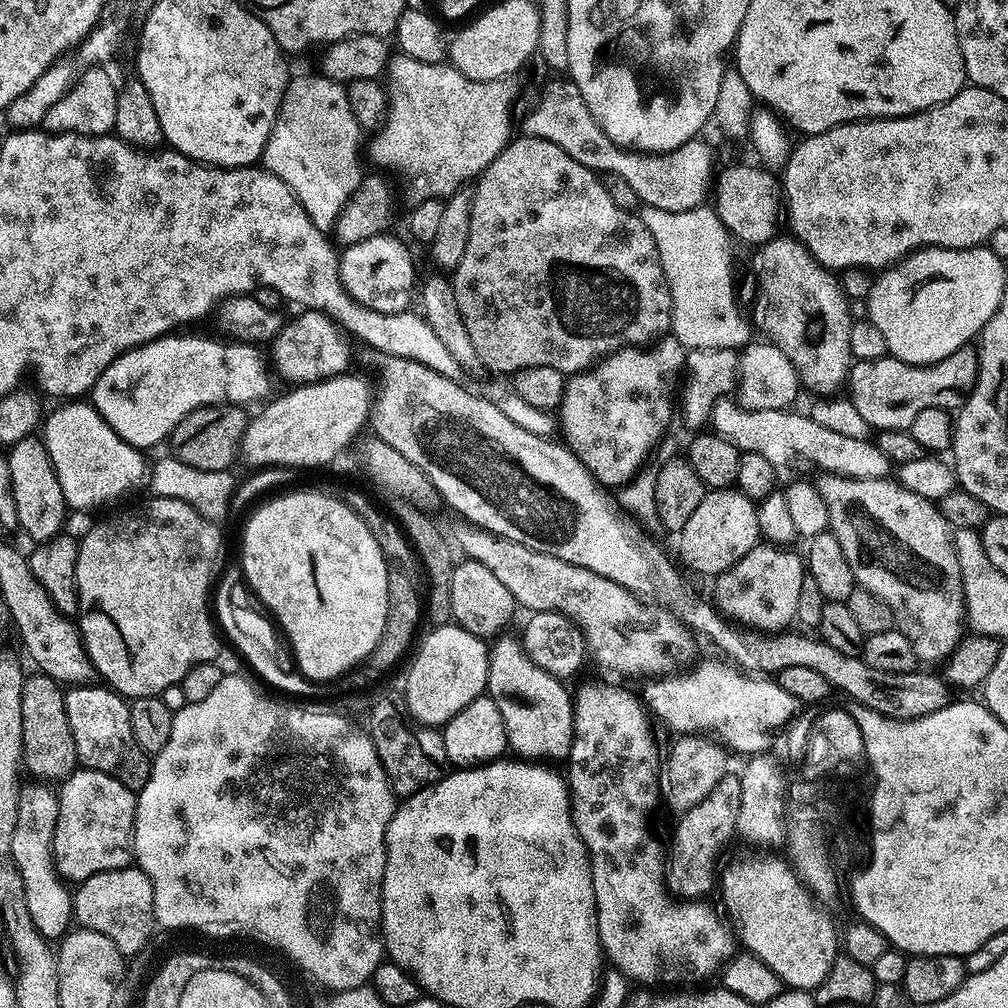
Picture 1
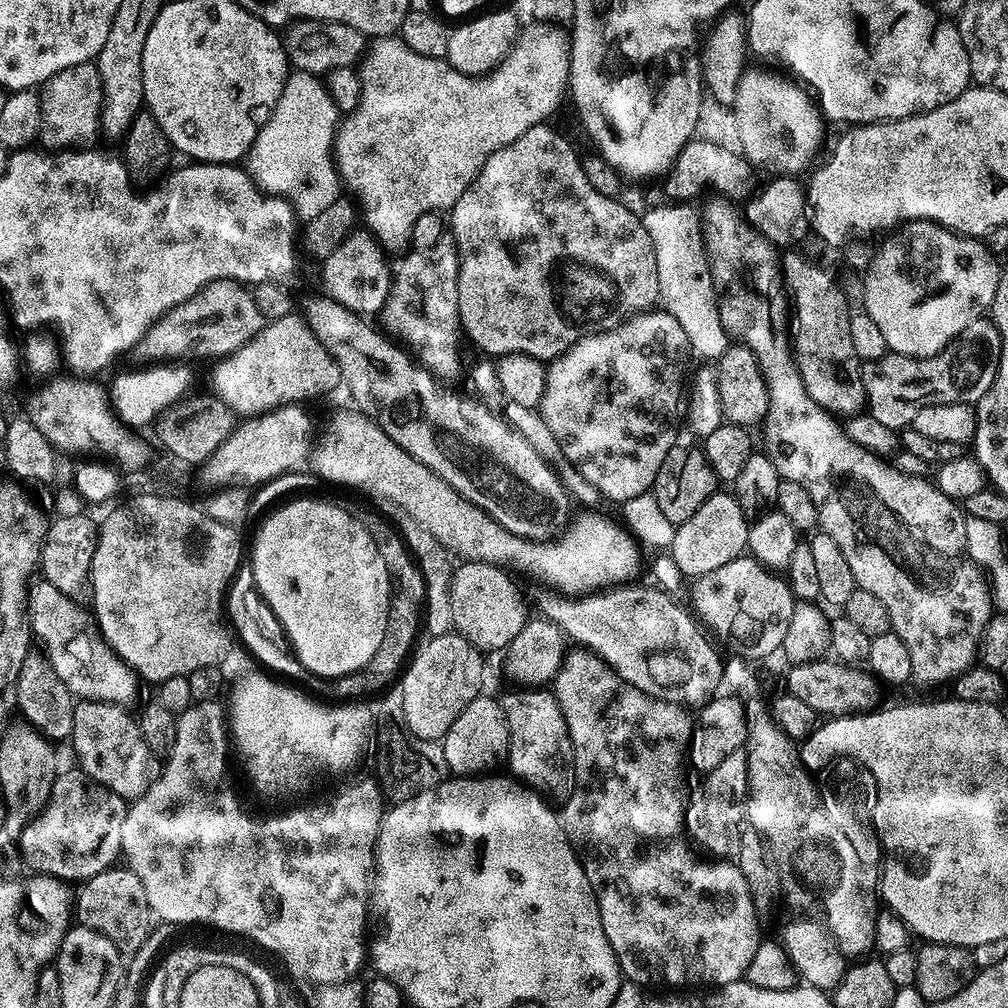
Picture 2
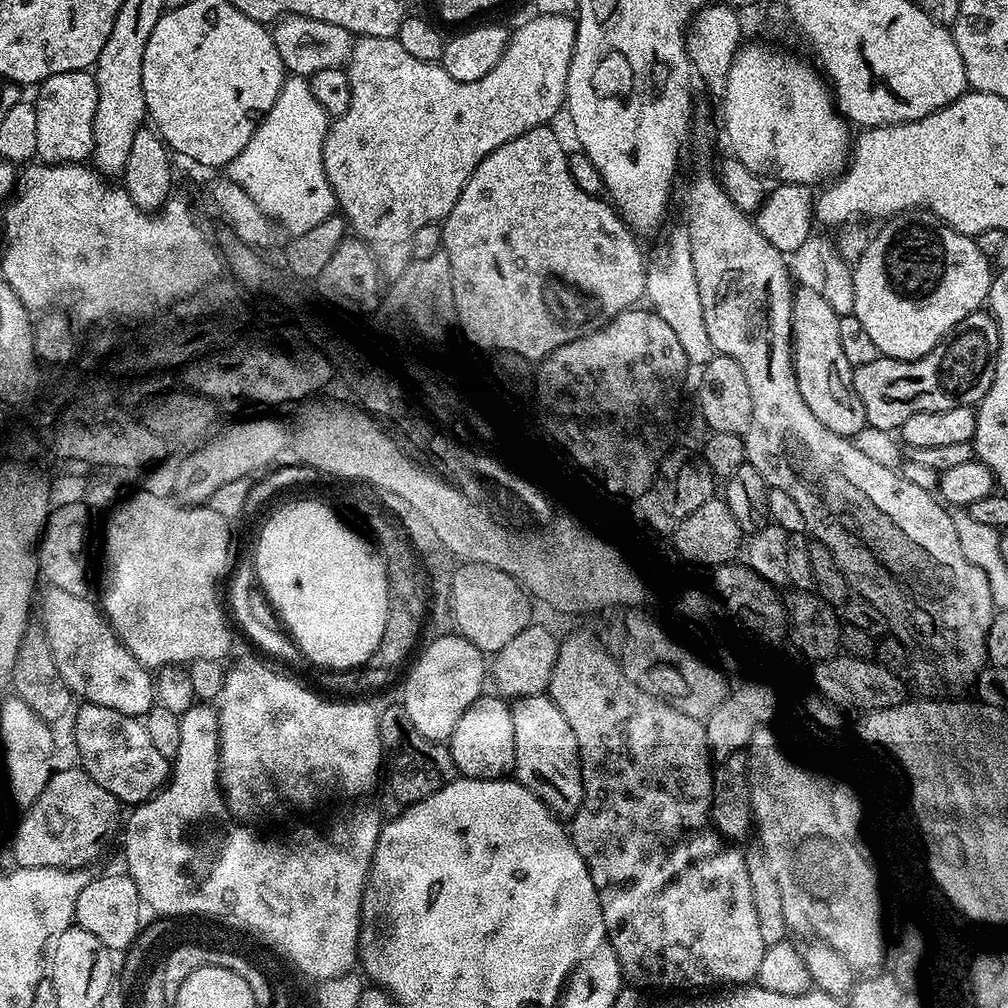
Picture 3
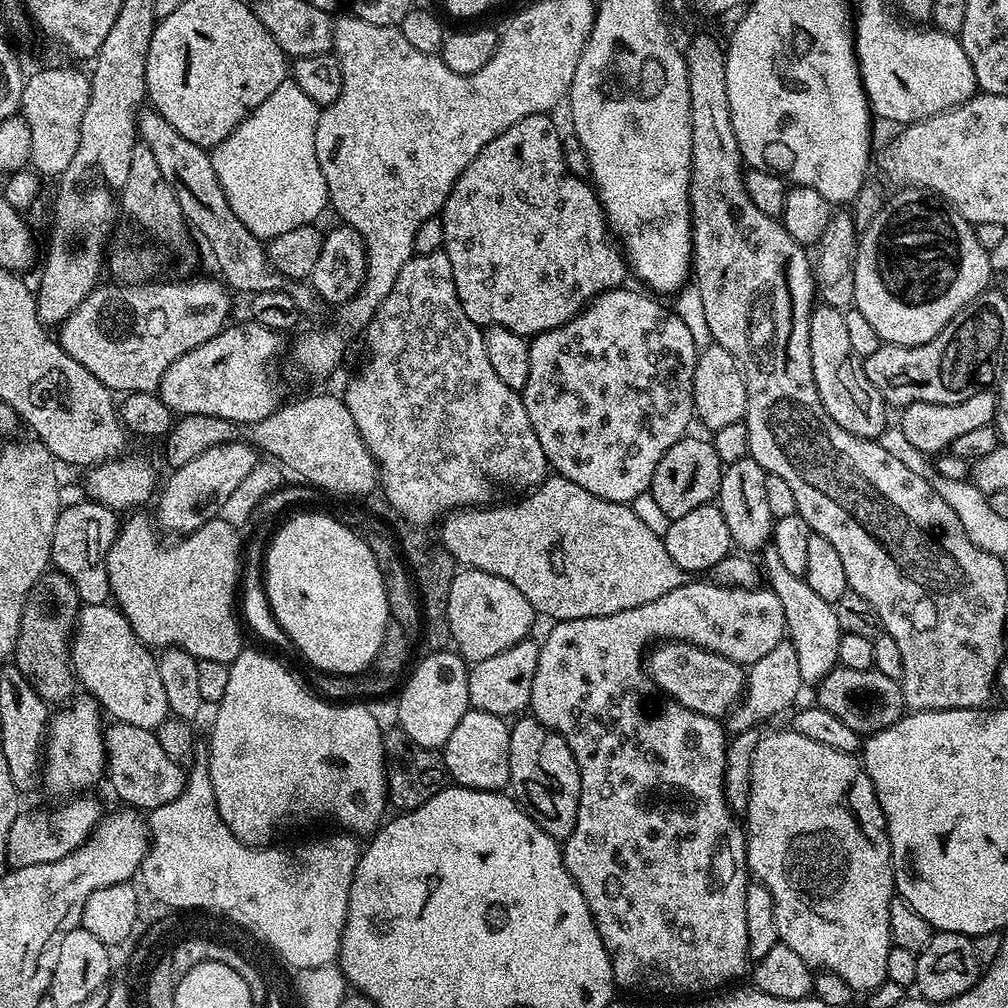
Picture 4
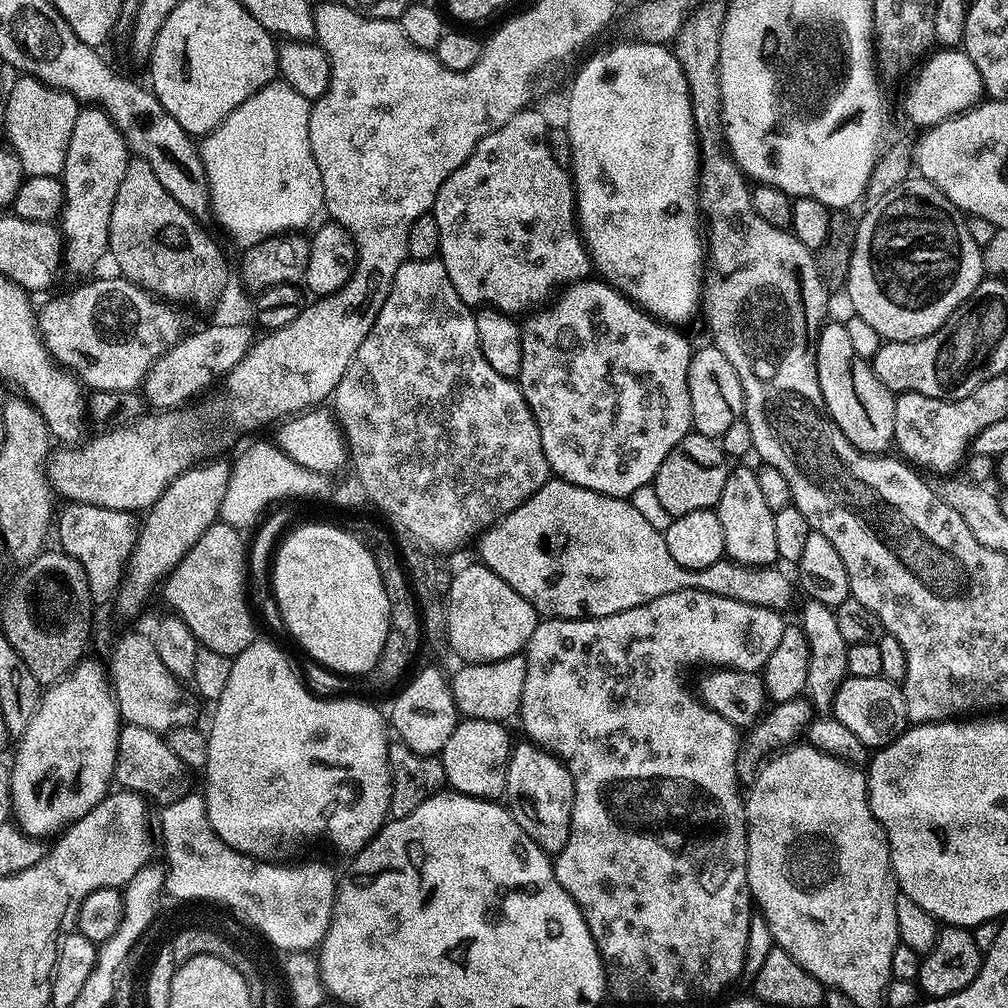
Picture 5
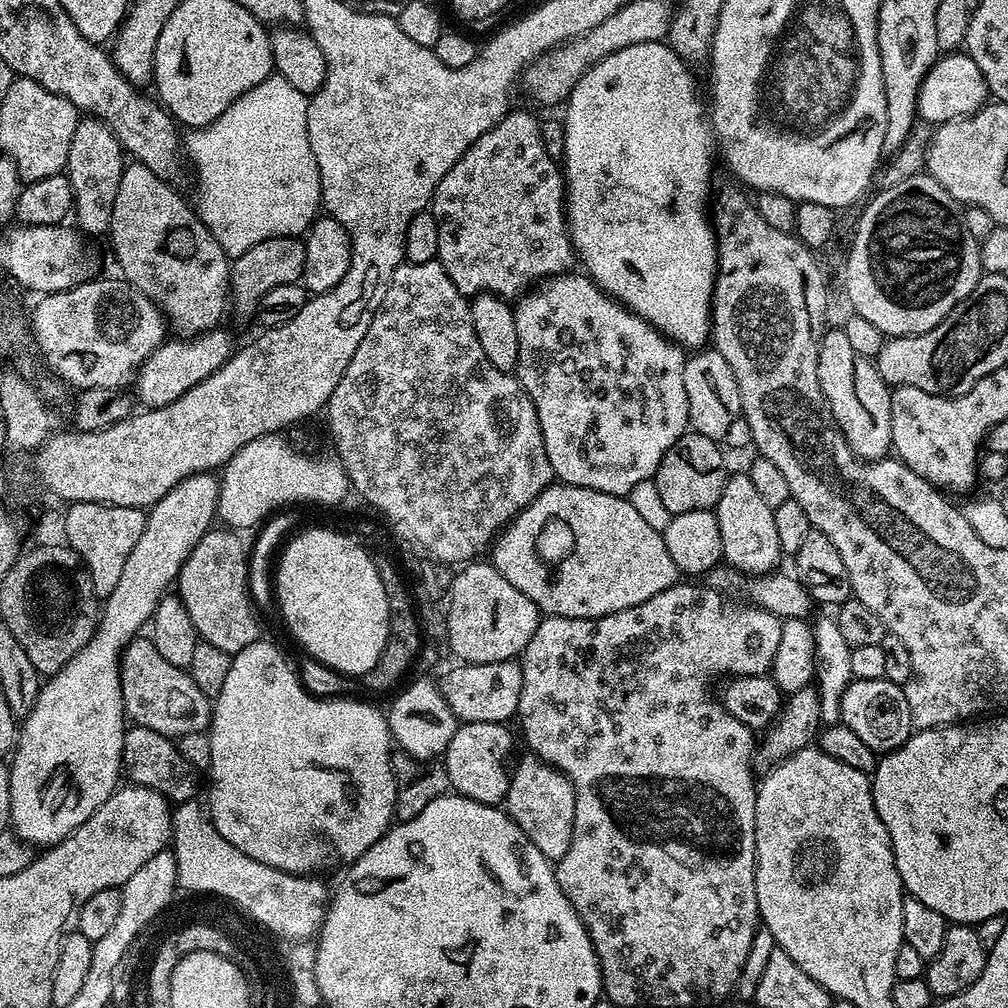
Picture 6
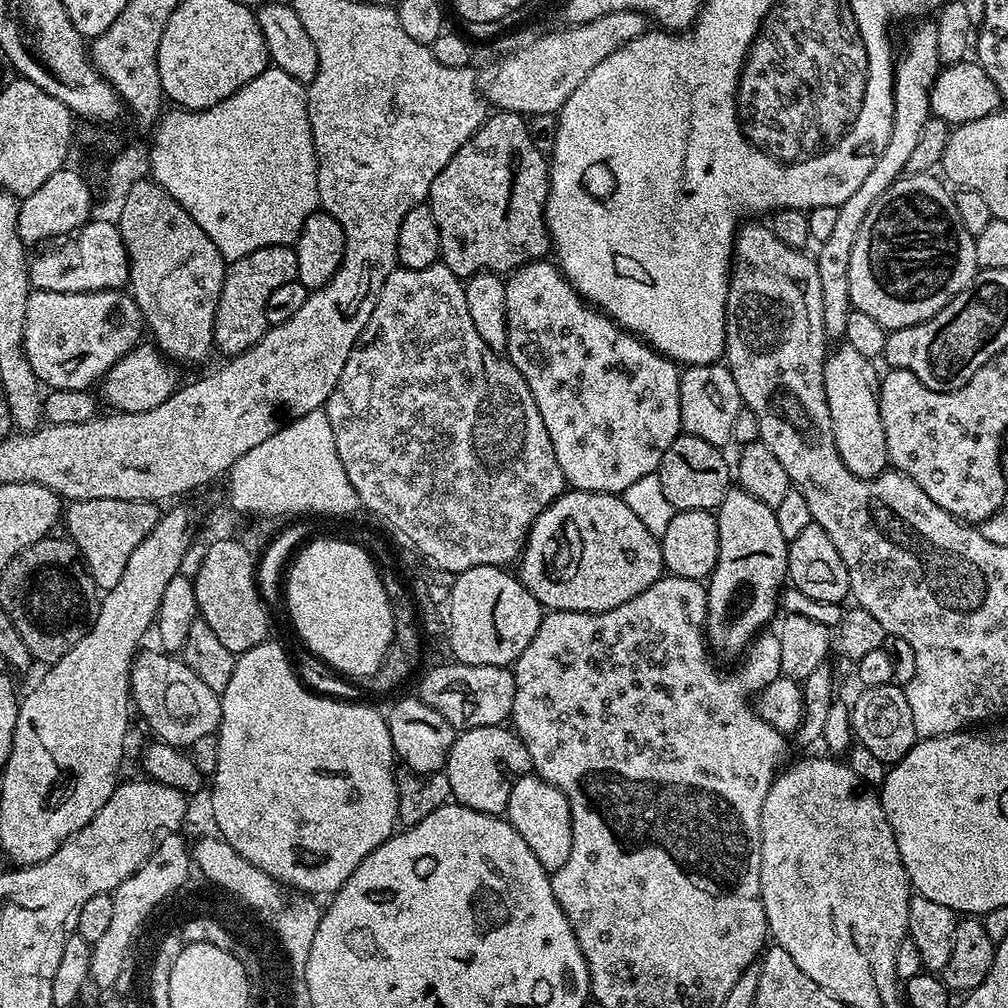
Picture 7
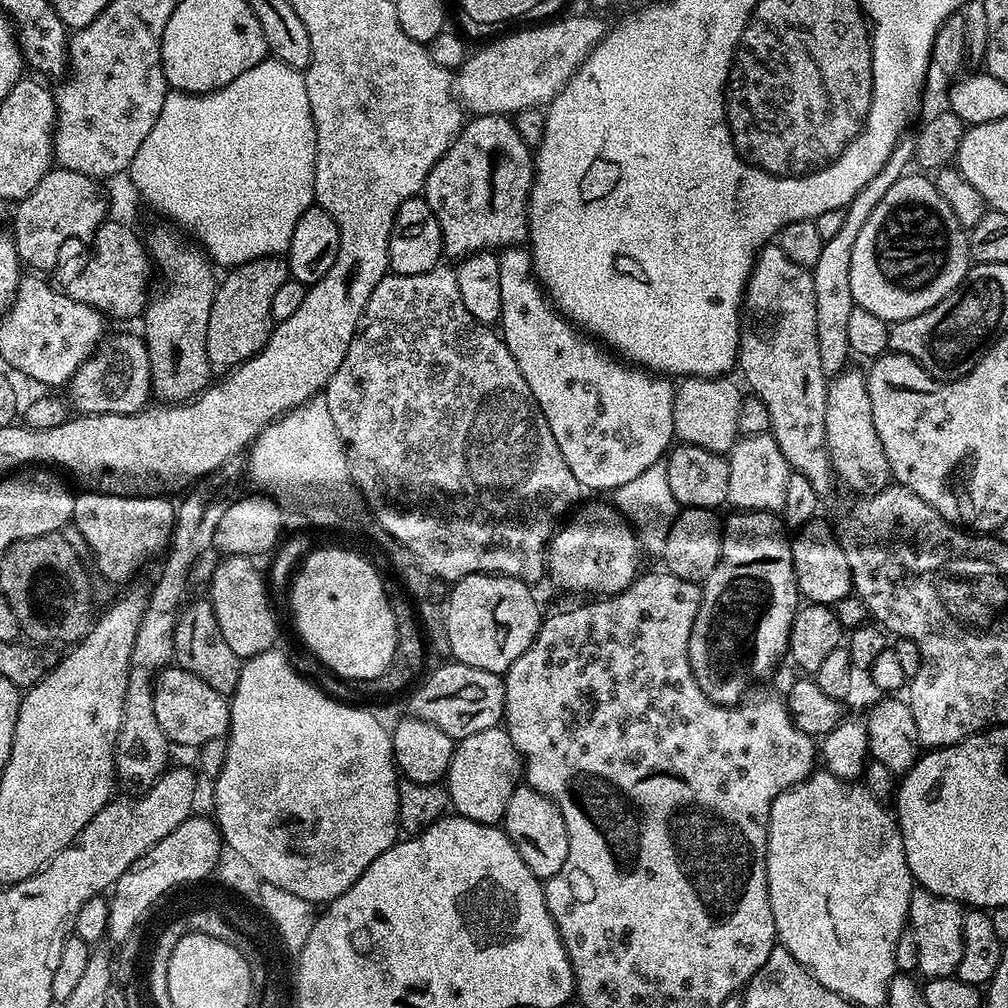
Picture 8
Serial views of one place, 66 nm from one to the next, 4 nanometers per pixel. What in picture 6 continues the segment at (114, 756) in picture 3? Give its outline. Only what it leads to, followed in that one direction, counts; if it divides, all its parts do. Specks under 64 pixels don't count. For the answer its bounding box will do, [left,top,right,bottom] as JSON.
[122,726,202,805]

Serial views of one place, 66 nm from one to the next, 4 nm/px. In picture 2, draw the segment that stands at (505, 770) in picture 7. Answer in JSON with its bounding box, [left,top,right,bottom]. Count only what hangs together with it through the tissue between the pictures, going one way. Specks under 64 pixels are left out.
[442,694,508,777]

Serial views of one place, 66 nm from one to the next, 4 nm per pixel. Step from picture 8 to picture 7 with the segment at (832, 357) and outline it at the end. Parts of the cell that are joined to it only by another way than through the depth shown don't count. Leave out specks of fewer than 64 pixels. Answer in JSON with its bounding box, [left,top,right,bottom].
[814,22,941,341]

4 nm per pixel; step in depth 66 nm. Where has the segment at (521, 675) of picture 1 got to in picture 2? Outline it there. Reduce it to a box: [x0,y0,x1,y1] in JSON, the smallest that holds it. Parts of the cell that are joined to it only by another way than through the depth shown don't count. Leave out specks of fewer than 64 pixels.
[499,686,576,797]

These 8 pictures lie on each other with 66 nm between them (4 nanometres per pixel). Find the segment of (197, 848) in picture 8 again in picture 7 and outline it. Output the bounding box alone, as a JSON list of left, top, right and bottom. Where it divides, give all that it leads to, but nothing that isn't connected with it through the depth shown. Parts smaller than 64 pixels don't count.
[90,834,190,990]

